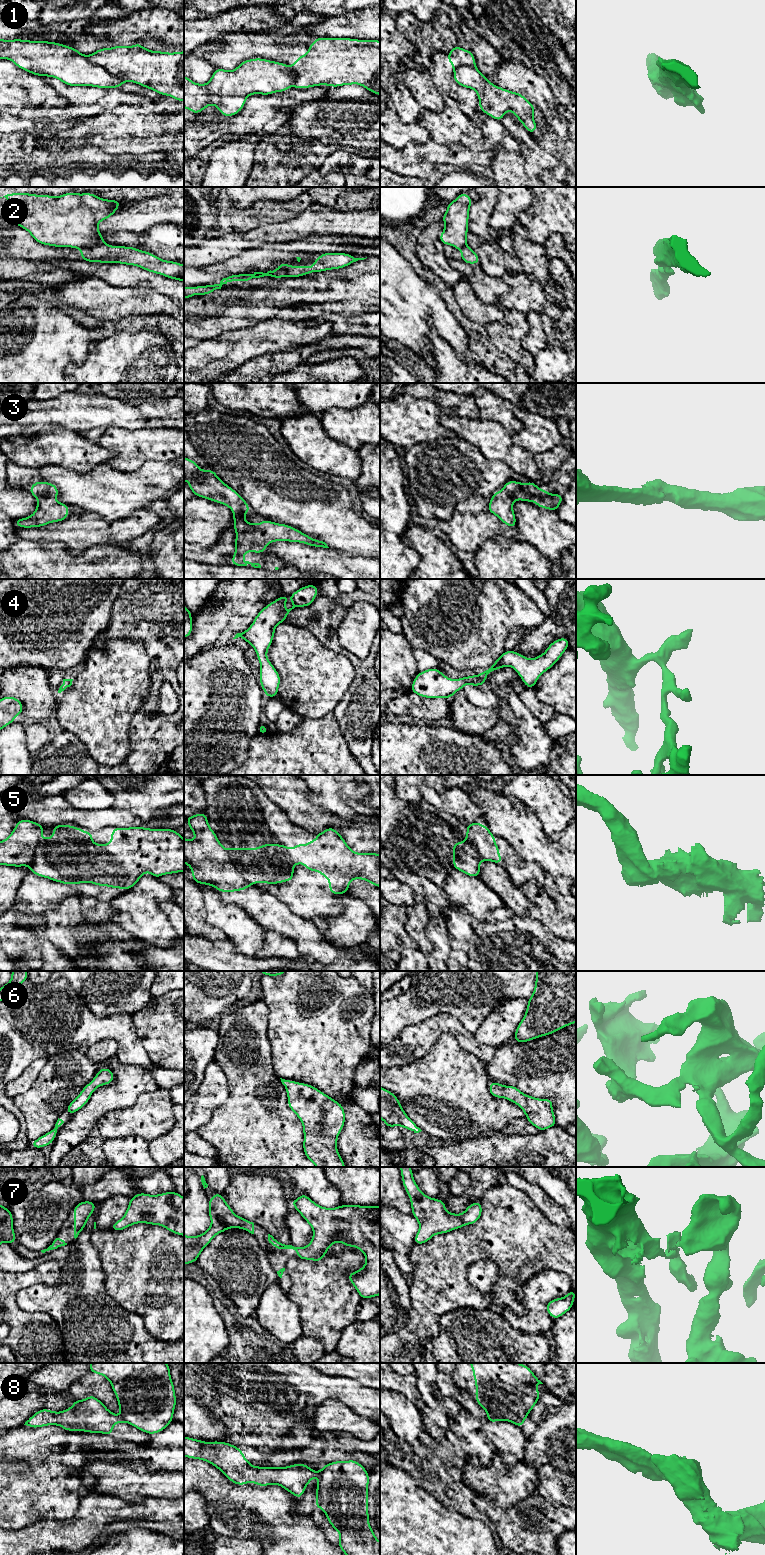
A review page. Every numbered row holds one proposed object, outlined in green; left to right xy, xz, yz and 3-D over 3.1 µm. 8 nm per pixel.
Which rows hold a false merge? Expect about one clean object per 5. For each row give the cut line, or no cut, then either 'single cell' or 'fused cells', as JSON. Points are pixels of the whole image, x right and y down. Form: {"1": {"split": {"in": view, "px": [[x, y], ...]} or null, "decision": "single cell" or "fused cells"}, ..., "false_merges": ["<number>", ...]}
{"1": {"split": {"in": "xy", "px": [[86, 56], [92, 62], [102, 66], [123, 81]]}, "decision": "fused cells"}, "2": {"split": {"in": "xy", "px": [[105, 243], [81, 248]]}, "decision": "fused cells"}, "3": {"split": null, "decision": "single cell"}, "4": {"split": null, "decision": "single cell"}, "5": {"split": {"in": "xz", "px": [[224, 849], [235, 868], [250, 884]]}, "decision": "fused cells"}, "6": {"split": null, "decision": "single cell"}, "7": {"split": null, "decision": "single cell"}, "8": {"split": {"in": "xz", "px": [[319, 1472], [318, 1478]]}, "decision": "fused cells"}, "false_merges": ["1", "2", "5", "8"]}

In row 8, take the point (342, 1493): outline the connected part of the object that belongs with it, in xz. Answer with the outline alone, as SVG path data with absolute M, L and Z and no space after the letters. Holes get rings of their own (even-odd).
M334 1461L319 1471L315 1507L325 1512L327 1521L339 1532L338 1546L345 1555L380 1555L380 1541L370 1524L368 1513L369 1473L357 1461Z

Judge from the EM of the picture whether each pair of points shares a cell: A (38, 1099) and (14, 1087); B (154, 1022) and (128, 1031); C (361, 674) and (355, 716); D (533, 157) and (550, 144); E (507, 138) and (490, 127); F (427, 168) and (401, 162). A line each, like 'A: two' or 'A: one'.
A: two
B: two
C: one
D: two
E: one
F: one

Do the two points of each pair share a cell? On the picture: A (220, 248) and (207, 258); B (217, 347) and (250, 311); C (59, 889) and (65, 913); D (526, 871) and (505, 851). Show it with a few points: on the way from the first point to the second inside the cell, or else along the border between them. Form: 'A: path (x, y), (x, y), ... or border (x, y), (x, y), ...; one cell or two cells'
A: path (217, 249), (210, 255); one cell
B: border (256, 323), (250, 326), (230, 329), (211, 338); two cells
C: border (70, 894), (44, 915); two cells
D: path (521, 866), (510, 856); one cell

